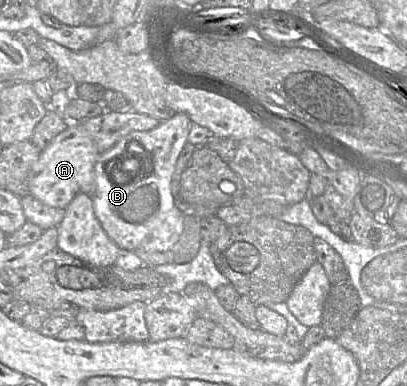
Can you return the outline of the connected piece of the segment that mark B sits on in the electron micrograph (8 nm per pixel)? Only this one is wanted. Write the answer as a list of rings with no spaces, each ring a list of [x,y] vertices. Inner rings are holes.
[[[176,113],[172,118],[148,131],[133,131],[121,137],[111,148],[101,152],[94,165],[95,189],[92,194],[95,215],[108,237],[127,251],[146,250],[165,252],[178,241],[182,229],[182,213],[175,205],[171,193],[171,180],[179,154],[188,142],[191,120],[185,113]],[[134,156],[141,167],[136,175],[123,176],[120,171],[124,162]]]

